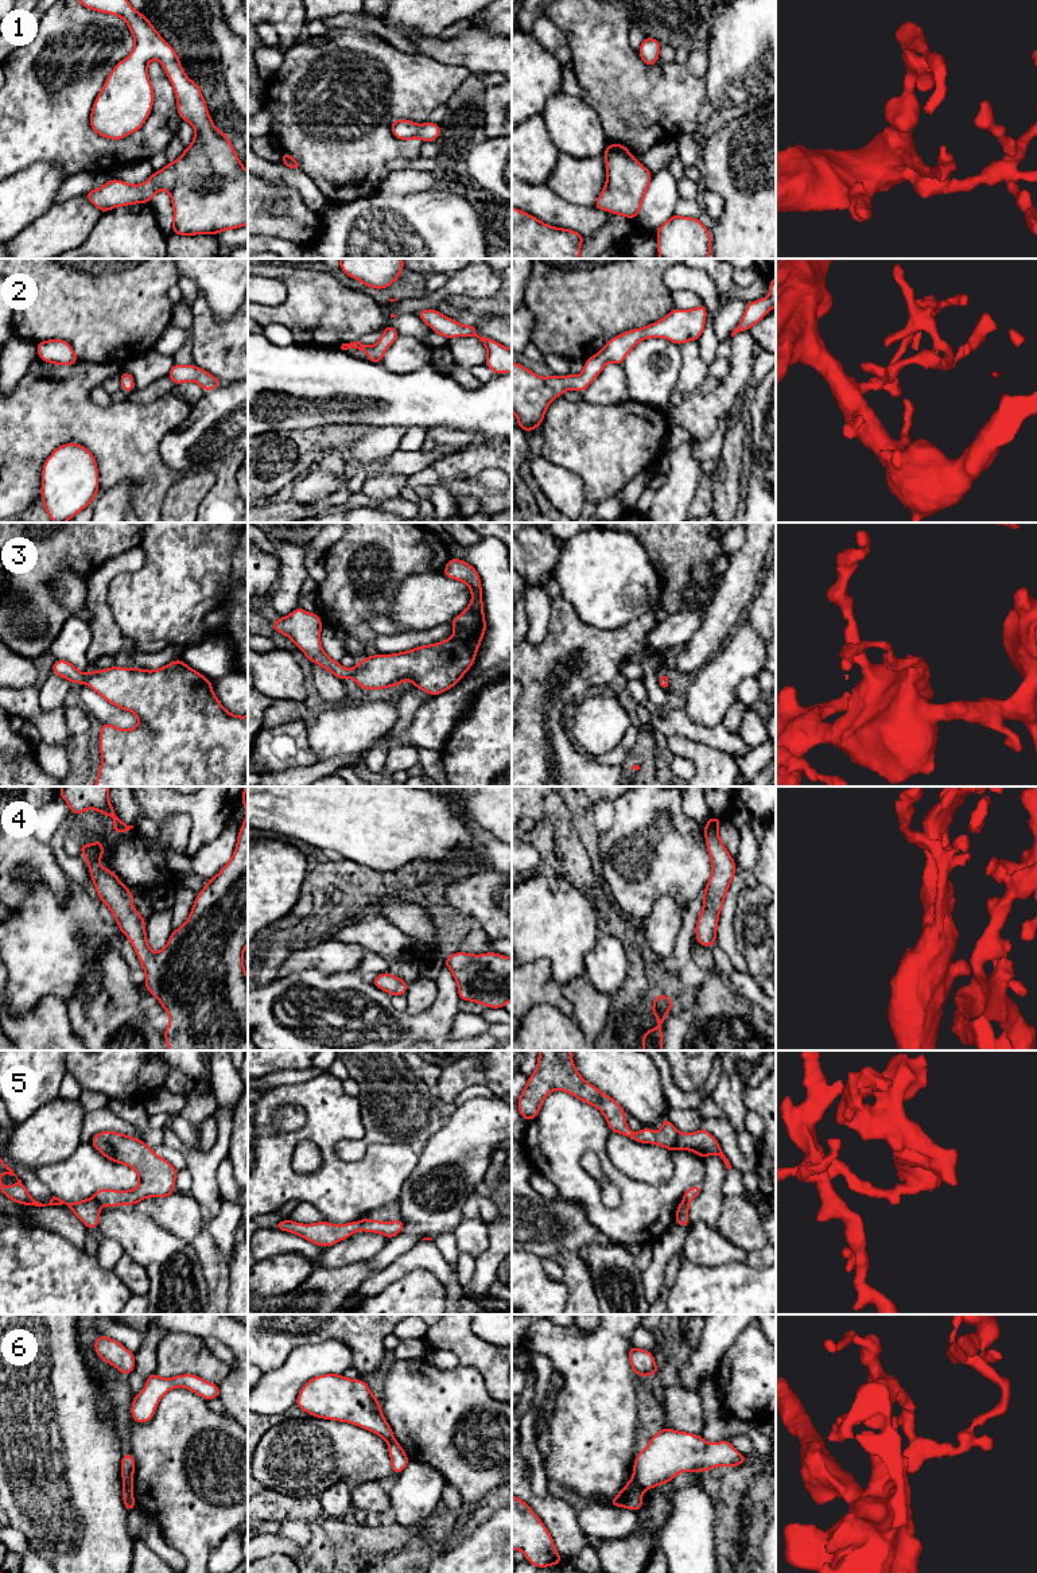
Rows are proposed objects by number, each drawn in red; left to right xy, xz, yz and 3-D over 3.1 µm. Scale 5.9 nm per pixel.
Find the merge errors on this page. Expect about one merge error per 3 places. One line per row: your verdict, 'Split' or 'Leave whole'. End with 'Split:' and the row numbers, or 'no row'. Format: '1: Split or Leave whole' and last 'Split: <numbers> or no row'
1: Leave whole
2: Leave whole
3: Leave whole
4: Leave whole
5: Split
6: Split
Split: 5, 6

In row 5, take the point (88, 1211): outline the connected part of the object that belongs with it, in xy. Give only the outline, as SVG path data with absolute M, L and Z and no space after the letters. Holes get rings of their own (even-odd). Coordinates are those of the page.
M0 1158L0 1176L3 1173L8 1173L9 1176L15 1176L18 1182L13 1186L5 1186L0 1178L0 1192L9 1197L12 1201L24 1205L35 1205L35 1207L46 1207L46 1205L62 1205L69 1207L74 1215L85 1224L86 1228L97 1228L100 1221L100 1208L101 1205L96 1201L94 1197L71 1203L59 1197L53 1196L48 1204L42 1204L34 1200L28 1191L26 1189L22 1180L13 1173L13 1170L7 1166Z

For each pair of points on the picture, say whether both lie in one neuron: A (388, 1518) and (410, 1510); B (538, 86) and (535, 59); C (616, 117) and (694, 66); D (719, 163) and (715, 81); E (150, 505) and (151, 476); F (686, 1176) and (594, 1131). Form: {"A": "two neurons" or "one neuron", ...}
{"A": "two neurons", "B": "one neuron", "C": "two neurons", "D": "two neurons", "E": "one neuron", "F": "one neuron"}

